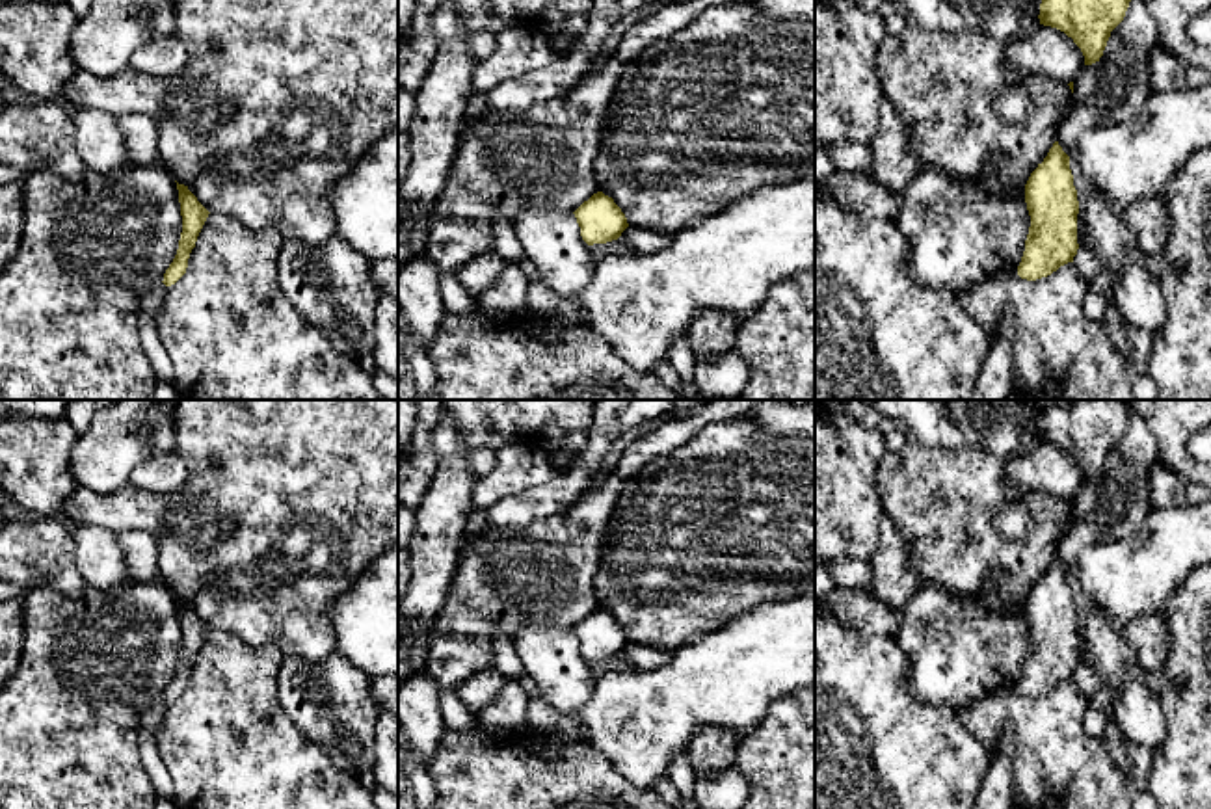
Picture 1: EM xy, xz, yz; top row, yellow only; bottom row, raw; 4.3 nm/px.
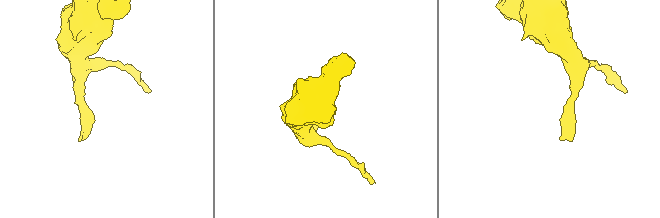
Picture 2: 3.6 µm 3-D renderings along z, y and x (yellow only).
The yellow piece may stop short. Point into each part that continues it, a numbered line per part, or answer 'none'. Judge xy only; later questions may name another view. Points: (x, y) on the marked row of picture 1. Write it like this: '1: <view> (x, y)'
1: xy (151, 305)

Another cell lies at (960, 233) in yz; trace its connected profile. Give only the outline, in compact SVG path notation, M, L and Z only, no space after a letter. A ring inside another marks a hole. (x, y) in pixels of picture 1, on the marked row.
M936 167L921 173L900 192L895 223L910 242L910 273L930 288L954 294L990 279L1001 268L1018 268L1025 251L1031 216L1025 186L993 193L984 182L964 182Z

